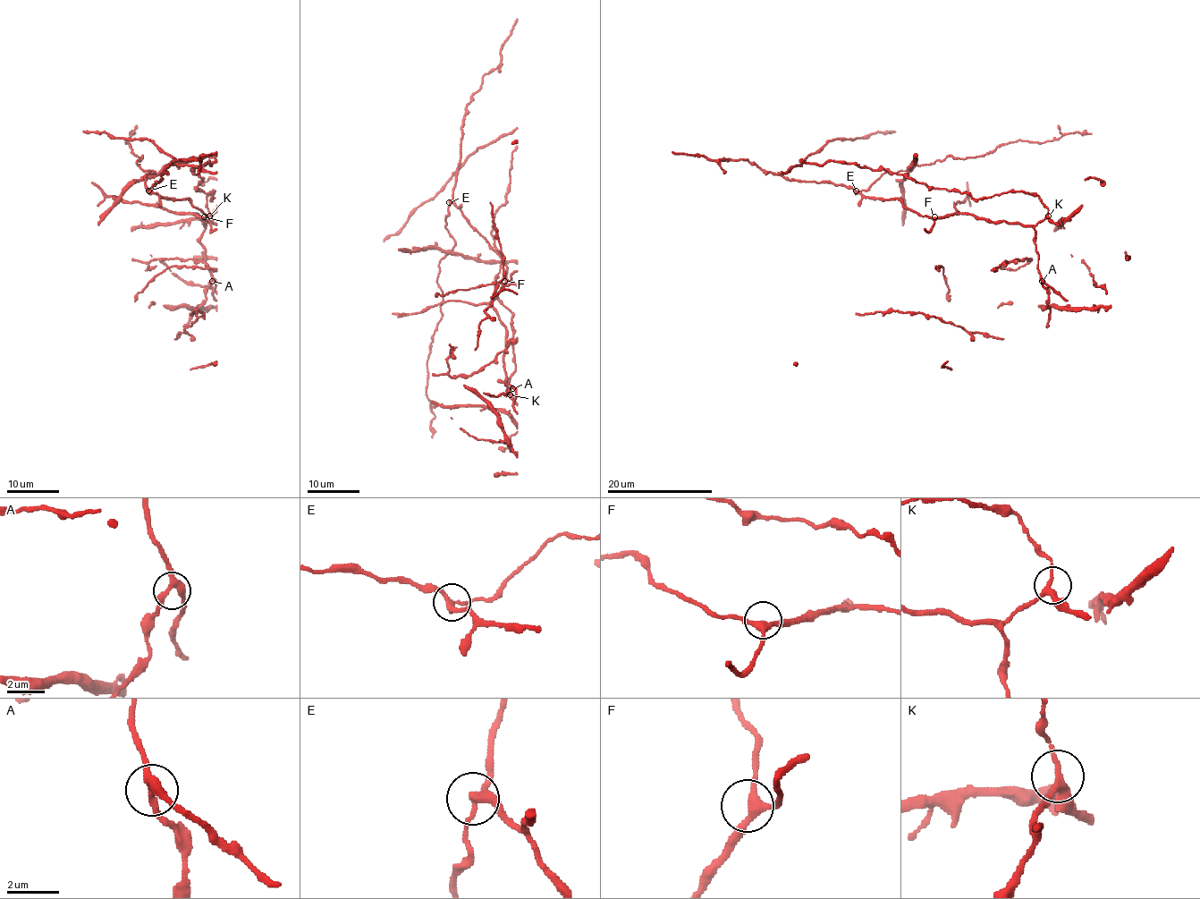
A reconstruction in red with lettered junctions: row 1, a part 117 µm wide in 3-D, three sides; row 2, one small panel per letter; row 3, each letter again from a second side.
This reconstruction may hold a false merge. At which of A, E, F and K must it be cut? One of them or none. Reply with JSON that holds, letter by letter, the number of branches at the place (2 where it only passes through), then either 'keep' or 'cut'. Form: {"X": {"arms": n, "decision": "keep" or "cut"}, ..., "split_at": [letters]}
{"A": {"arms": 3, "decision": "keep"}, "E": {"arms": 3, "decision": "cut"}, "F": {"arms": 3, "decision": "keep"}, "K": {"arms": 3, "decision": "keep"}, "split_at": ["E"]}

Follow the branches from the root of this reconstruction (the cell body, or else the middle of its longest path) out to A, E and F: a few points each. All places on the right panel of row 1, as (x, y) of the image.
A: (1040, 222), (1034, 230), (1037, 271), (1042, 281)
E: (1040, 222), (1034, 226), (988, 222), (960, 213), (918, 216), (897, 199), (868, 199), (856, 190)
F: (1040, 222), (1034, 226), (1003, 221), (988, 222), (972, 214), (960, 213), (934, 216)

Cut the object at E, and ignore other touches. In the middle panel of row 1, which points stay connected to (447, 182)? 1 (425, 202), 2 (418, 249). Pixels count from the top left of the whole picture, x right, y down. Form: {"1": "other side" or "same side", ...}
{"1": "same side", "2": "same side"}

